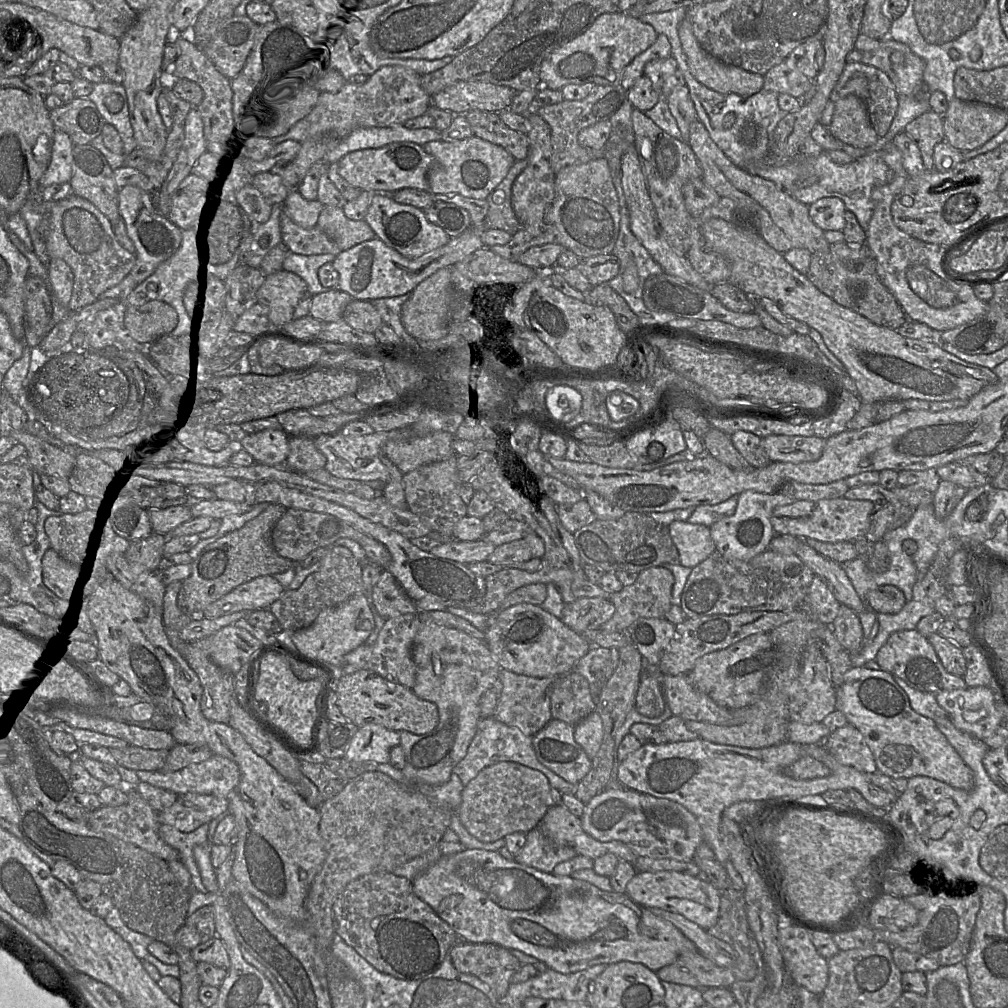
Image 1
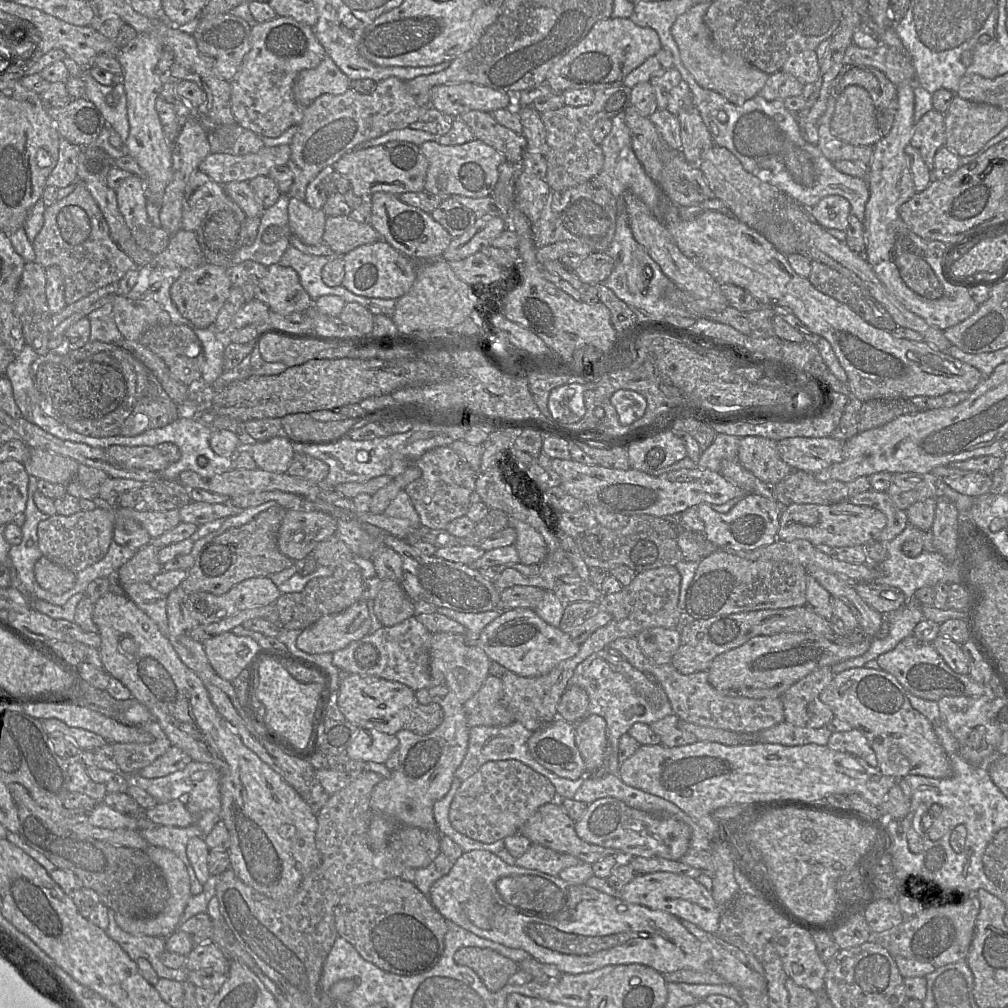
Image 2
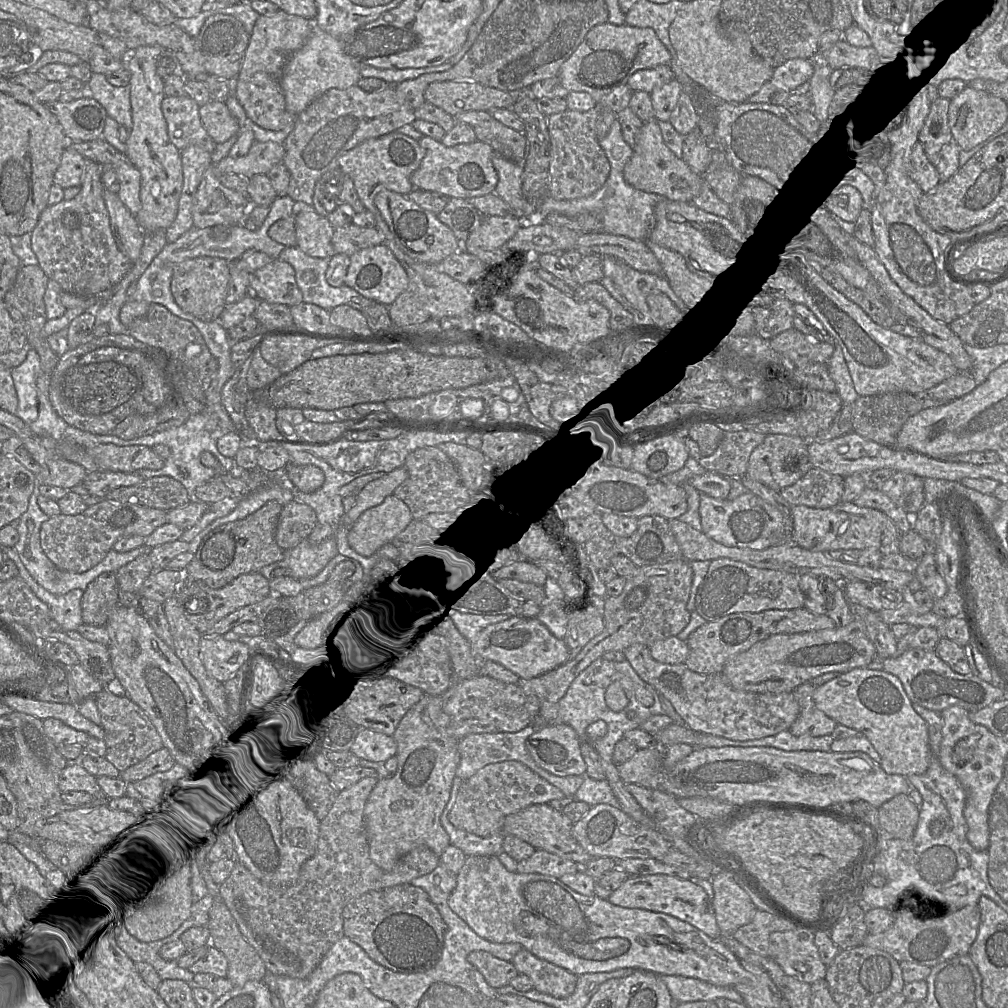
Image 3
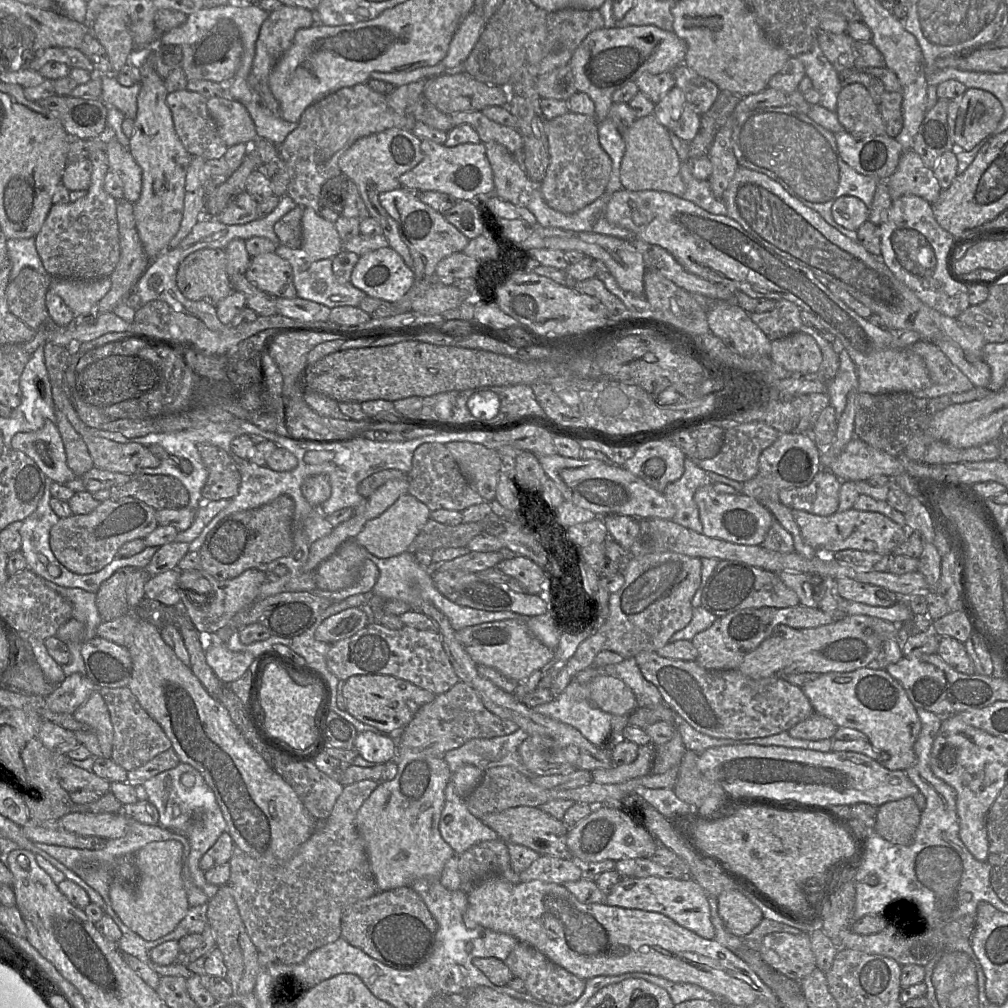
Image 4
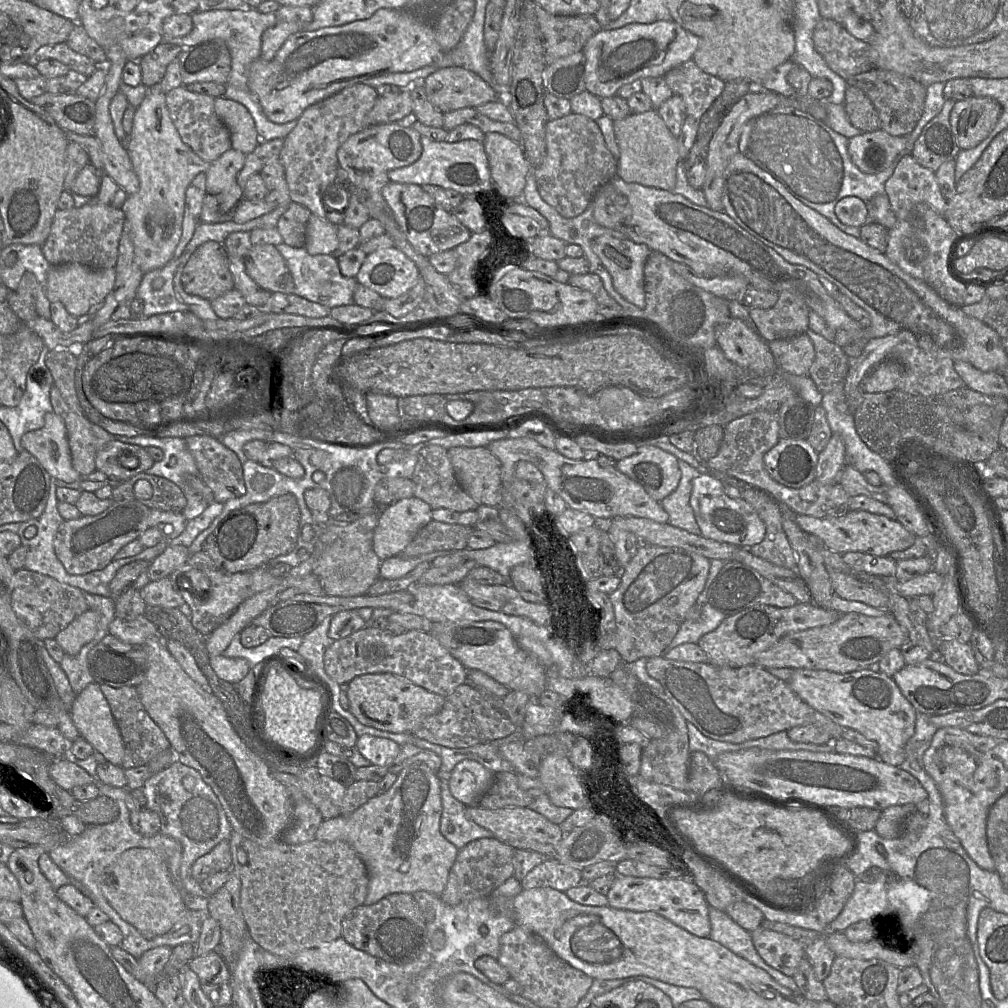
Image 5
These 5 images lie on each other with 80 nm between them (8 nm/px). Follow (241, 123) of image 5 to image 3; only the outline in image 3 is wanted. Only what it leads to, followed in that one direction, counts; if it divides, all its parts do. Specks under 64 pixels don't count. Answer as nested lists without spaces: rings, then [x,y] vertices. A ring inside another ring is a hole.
[[[208,101],[200,107],[199,114],[204,128],[216,144],[227,141],[240,130],[238,120],[231,114],[226,102]]]

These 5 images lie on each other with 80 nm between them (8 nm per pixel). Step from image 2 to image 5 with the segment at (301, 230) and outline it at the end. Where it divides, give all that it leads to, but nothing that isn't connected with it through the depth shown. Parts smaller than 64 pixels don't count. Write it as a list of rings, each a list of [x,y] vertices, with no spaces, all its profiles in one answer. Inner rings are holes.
[[[311,214],[306,227],[305,249],[310,255],[332,255],[338,248],[337,226]]]

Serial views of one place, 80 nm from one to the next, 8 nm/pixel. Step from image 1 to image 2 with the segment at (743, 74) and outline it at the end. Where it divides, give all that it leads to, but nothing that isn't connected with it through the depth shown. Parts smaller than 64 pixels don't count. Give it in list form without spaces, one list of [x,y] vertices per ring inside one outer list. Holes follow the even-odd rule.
[[[711,2],[698,3],[680,15],[672,25],[671,34],[683,65],[701,87],[713,90],[732,102],[743,103],[763,89],[769,74],[748,63],[737,52],[725,51],[716,46],[704,22],[710,4]]]

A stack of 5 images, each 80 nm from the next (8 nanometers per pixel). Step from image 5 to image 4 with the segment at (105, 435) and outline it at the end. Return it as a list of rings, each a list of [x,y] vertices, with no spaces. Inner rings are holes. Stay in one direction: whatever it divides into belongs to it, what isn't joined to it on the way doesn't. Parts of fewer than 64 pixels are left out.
[[[56,409],[55,415],[56,426],[66,452],[67,465],[76,476],[81,477],[94,467],[87,445],[84,439],[74,430],[62,411]]]

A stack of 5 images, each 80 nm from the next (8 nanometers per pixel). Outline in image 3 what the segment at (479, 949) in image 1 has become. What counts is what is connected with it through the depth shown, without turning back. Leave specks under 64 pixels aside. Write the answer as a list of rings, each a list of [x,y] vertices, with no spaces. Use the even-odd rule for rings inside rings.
[[[472,951],[468,954],[467,960],[492,988],[510,984],[510,981],[519,974],[511,961],[499,959],[487,951]]]

